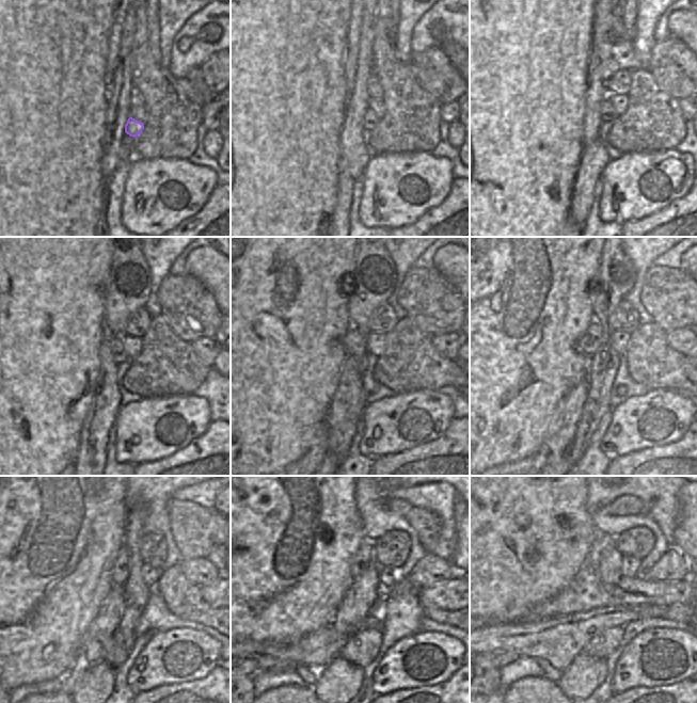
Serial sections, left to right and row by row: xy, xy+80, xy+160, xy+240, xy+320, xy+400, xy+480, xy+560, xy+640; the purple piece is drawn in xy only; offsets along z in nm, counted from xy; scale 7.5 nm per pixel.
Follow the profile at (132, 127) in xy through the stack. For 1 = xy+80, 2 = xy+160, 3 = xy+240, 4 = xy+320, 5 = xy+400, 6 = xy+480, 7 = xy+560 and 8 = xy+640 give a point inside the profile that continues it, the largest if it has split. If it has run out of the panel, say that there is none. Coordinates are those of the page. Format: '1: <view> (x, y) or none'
1: xy+80 (369, 122)
2: xy+160 (607, 114)
3: xy+240 (116, 350)
4: xy+320 (353, 342)
5: xy+400 (588, 344)
6: xy+480 (120, 573)
7: xy+560 (365, 556)
8: xy+640 (603, 544)

